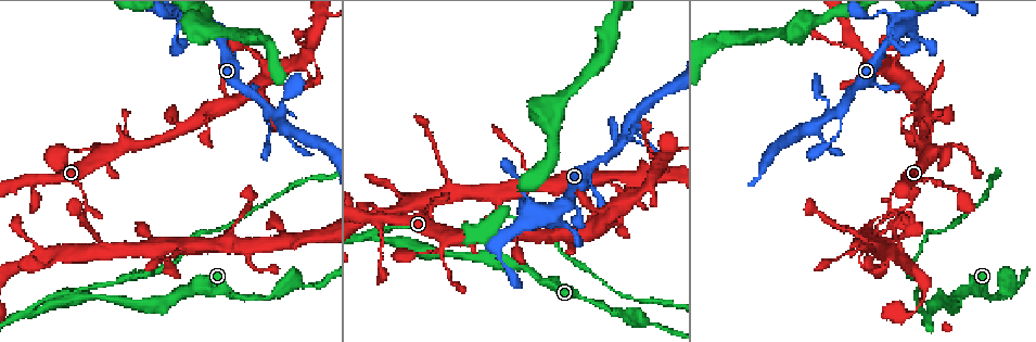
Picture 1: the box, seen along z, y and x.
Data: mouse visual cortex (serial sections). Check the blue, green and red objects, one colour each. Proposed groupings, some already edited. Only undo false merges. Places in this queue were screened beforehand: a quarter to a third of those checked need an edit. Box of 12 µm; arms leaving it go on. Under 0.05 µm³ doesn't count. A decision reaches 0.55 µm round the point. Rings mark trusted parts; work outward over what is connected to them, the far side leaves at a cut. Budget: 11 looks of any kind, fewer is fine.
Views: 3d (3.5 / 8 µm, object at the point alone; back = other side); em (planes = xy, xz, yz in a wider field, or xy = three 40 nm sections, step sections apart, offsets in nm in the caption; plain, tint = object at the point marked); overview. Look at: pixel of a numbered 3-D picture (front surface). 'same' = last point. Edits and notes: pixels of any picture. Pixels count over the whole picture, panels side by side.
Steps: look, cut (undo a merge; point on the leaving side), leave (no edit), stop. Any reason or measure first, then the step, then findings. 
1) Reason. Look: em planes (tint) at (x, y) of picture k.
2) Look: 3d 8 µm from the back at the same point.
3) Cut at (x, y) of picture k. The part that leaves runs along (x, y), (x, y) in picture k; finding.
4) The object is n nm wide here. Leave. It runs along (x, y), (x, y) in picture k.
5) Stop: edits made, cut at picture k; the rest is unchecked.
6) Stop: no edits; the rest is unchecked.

Look: 3d 3.5 µm at (84, 196) of picture 1.

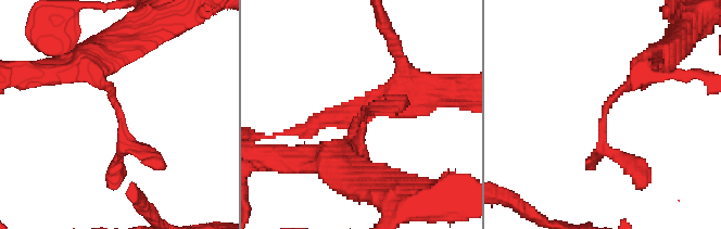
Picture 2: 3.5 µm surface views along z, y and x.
Need the tissue. Look: em xy step 3 (plain) at (365, 110) of picture 2.

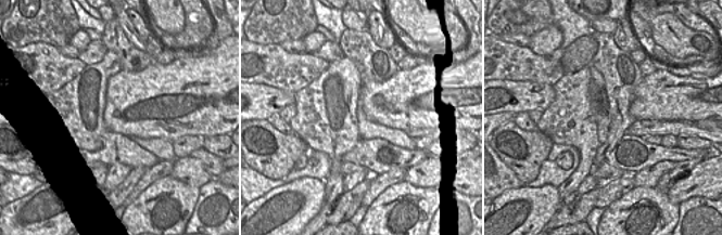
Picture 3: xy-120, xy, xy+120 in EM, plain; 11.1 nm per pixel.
Look: em xy step 3 (tint) at the same point.

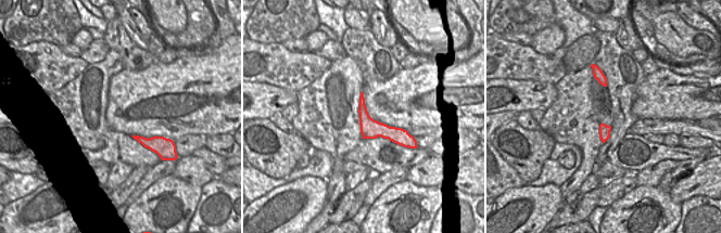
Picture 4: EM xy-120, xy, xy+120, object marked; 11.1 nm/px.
Leave. It runs along (90, 59), (121, 118), (114, 175) in picture 2; continuous, no second cell.

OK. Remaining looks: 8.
Branch point. Look: 3d 3.5 µm at (290, 287) of picture 1.

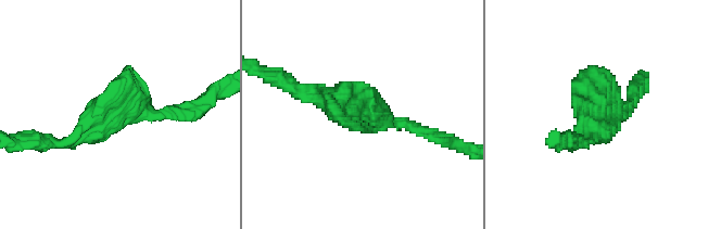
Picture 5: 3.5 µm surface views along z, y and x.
Now the EM. Look: em xy step 2 (tint) at (601, 110) of picture 5.

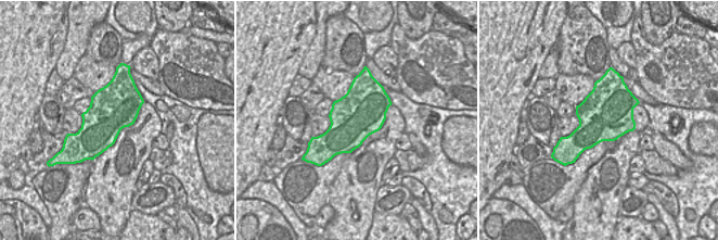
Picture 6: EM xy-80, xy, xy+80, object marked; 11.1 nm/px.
Leave. It runs along (300, 93), (430, 132) in picture 5; all the same cell.

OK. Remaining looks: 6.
Thin neck. Look: 3d 3.5 µm at (178, 37) of picture 1.

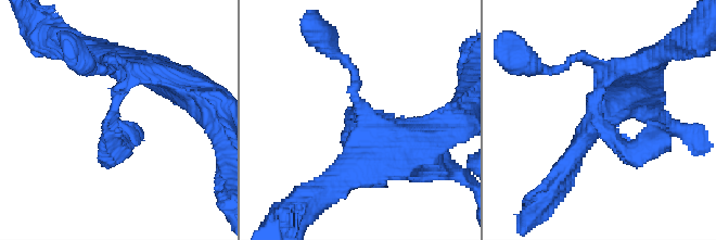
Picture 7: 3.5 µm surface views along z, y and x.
Shape alone is not enough. Look: em xy step 2 (plain) at (114, 120) of picture 7.

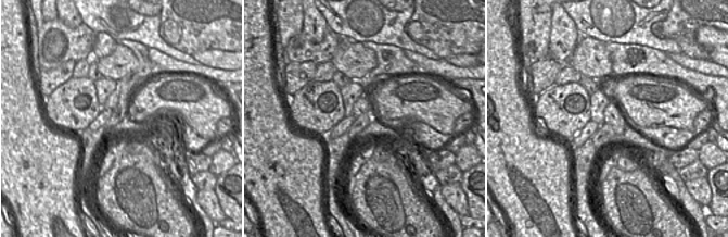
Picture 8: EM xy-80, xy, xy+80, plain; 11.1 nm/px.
Look: em xy step 2 (tint) at the same point.

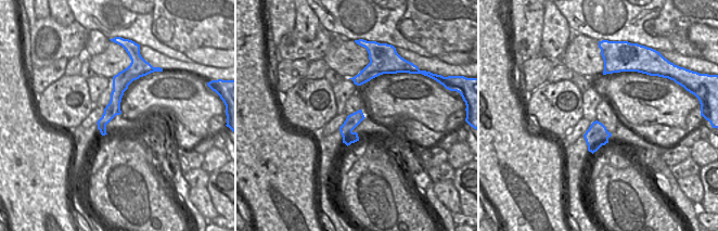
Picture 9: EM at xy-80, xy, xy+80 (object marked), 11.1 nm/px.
Leave. All the same cell.

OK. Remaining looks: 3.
Four or more arms meet. Look: 3d 3.5 µm at (276, 112) of picture 1.

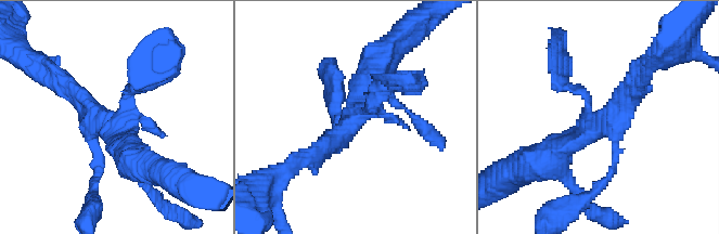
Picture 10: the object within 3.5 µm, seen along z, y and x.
Shape alone is not enough. Look: em xy step 1 (tint) at (110, 128) of picture 10.

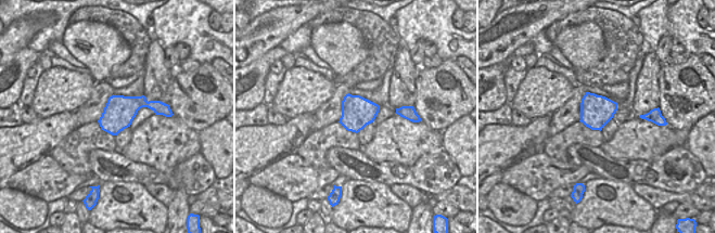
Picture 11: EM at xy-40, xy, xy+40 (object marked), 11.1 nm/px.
Leave. It runs along (636, 83), (611, 119), (541, 163) in picture 10; all the same cell.

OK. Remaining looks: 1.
Stop: no edits; the rest is unchecked.

